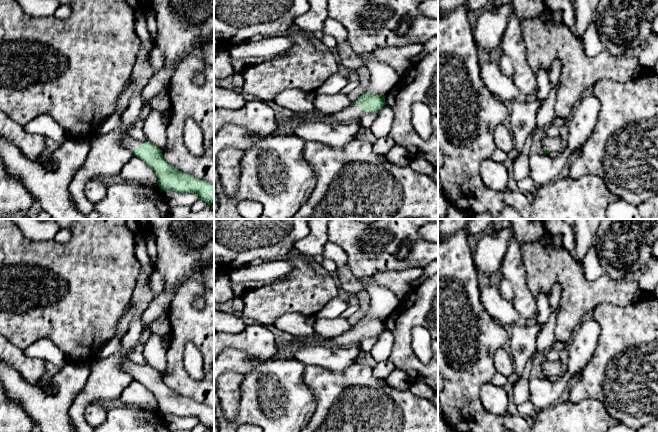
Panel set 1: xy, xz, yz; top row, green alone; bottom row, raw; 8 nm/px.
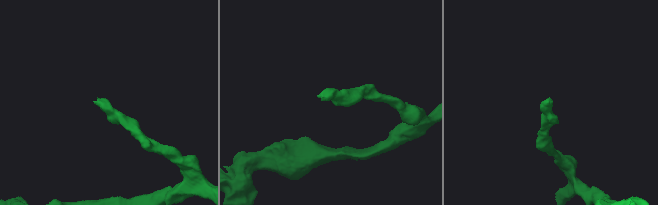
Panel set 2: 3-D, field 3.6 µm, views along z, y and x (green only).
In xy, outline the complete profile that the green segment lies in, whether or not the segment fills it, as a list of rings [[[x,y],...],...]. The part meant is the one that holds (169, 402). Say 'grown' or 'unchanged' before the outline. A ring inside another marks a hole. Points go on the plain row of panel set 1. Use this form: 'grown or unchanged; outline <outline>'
grown; outline [[[129,359],[122,361],[122,370],[143,384],[156,398],[158,410],[163,415],[180,417],[195,417],[207,430],[214,427],[214,409],[200,404],[192,399],[179,395],[168,388],[163,382],[162,375],[148,365],[138,365]]]

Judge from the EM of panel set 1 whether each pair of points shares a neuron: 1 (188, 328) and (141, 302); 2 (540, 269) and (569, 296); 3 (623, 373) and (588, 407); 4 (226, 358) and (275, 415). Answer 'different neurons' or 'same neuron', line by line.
1: different neurons
2: same neuron
3: different neurons
4: same neuron

